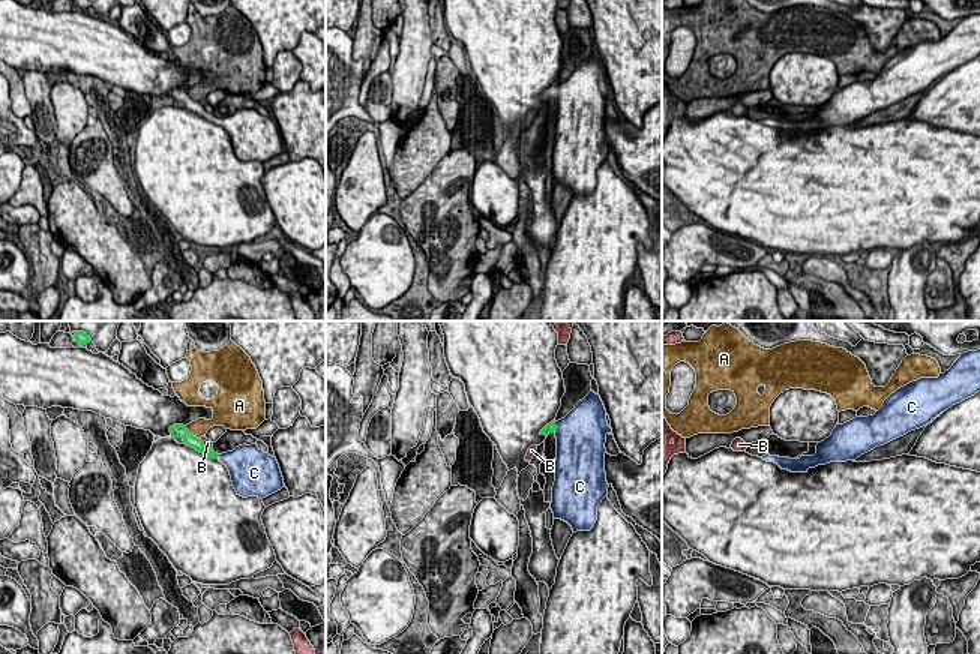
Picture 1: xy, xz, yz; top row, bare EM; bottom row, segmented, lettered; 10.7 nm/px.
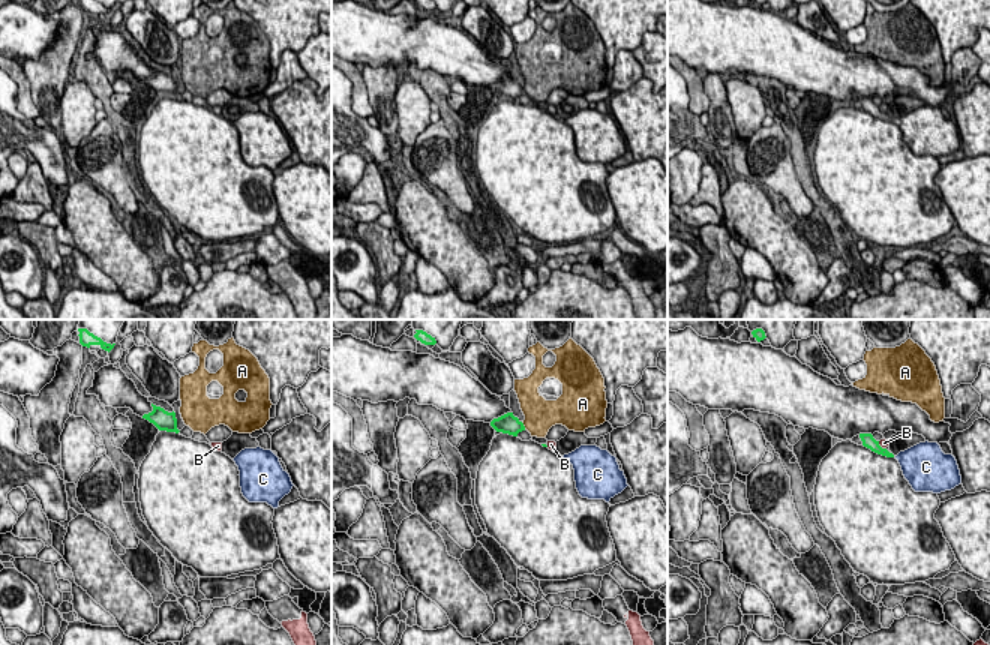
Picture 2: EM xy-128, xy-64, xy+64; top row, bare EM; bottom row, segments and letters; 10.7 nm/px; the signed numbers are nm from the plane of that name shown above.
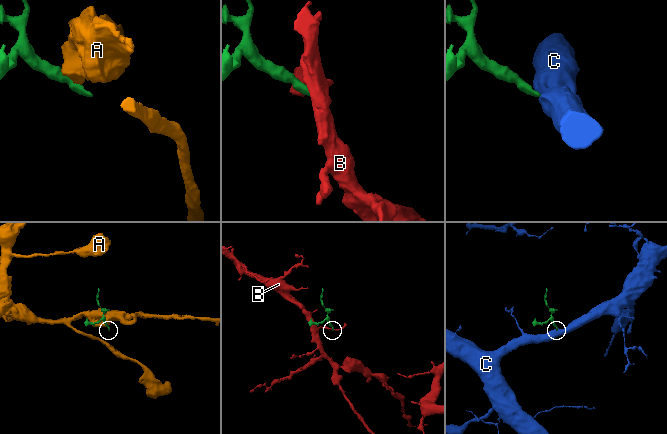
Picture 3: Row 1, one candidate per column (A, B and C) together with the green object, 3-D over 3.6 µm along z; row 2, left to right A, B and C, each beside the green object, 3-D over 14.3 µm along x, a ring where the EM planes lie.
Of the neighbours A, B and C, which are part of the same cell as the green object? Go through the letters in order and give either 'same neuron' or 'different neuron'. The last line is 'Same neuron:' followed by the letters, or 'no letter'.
A: different neuron
B: different neuron
C: same neuron
Same neuron: C

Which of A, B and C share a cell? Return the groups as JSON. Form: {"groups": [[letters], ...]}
{"groups": [["A"], ["B"], ["C"]]}

